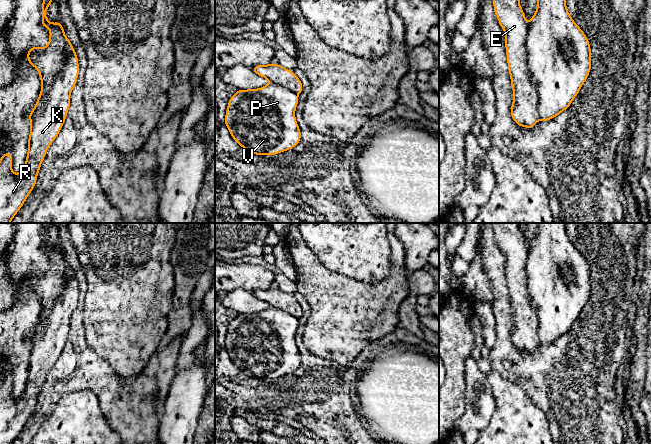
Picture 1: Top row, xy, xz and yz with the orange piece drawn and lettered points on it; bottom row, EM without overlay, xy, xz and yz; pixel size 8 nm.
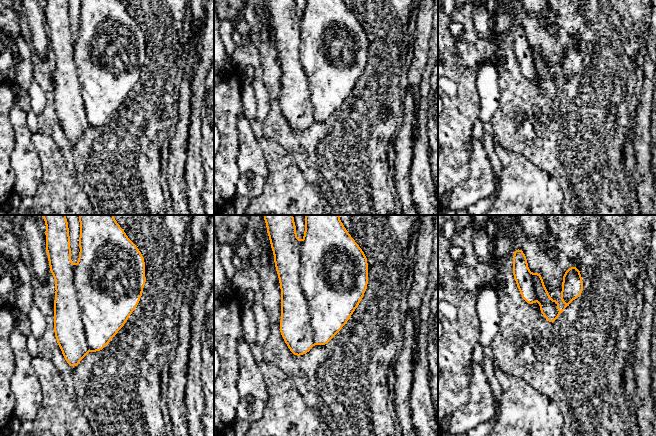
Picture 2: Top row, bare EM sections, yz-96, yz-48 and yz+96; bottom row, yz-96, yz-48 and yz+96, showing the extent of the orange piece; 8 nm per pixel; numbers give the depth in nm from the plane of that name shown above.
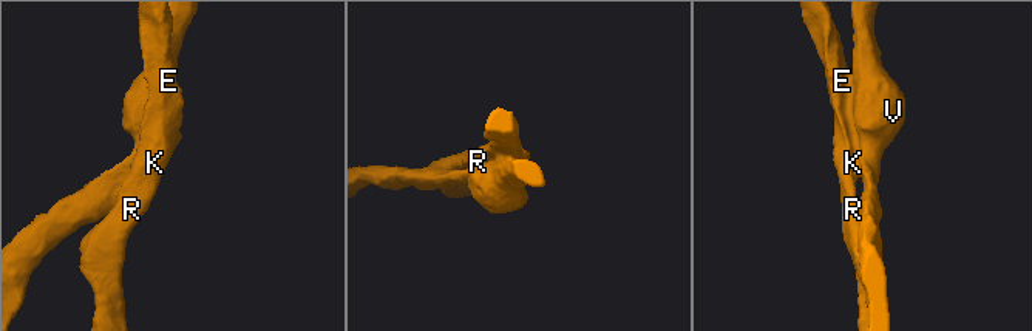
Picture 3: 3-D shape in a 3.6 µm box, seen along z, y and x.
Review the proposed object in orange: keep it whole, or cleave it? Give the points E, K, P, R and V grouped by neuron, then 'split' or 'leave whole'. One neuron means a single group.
E K R / P V; split

